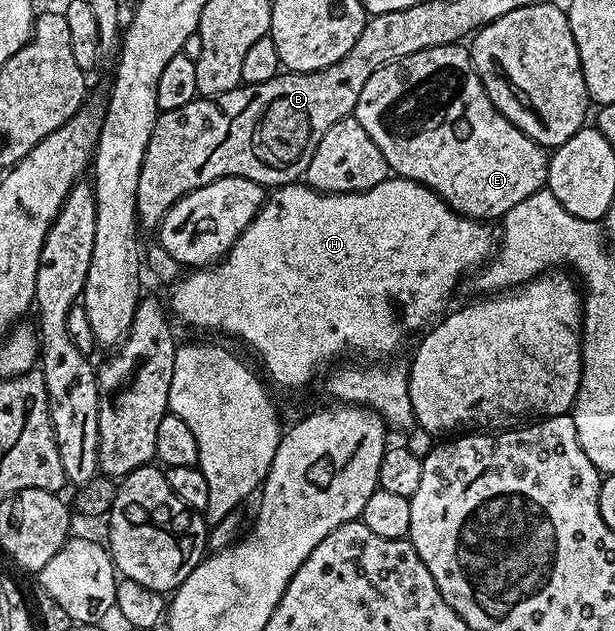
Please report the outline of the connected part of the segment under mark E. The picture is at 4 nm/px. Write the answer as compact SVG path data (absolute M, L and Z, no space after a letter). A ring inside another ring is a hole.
M448 43L444 47L427 47L382 65L362 85L354 117L370 133L374 145L382 149L389 172L429 187L446 205L470 219L499 220L518 201L526 201L548 182L549 152L498 113L474 69L467 46Z

